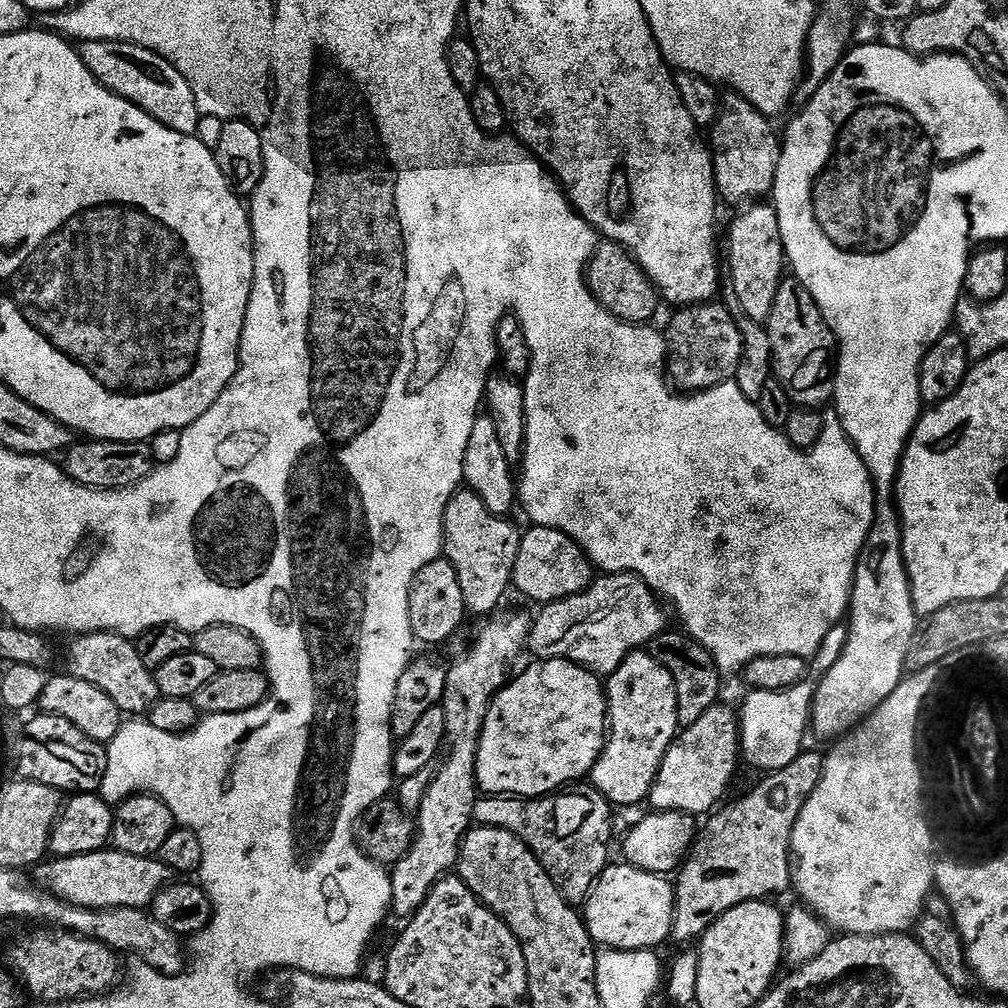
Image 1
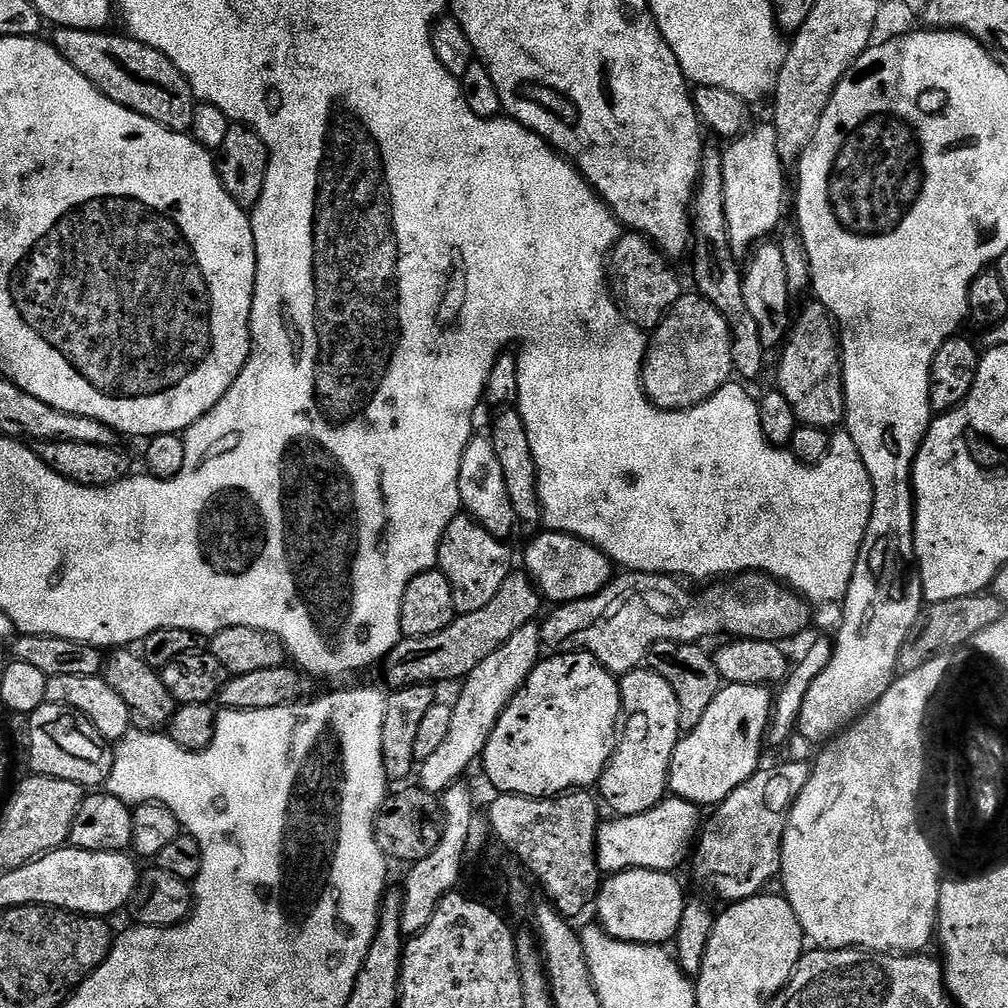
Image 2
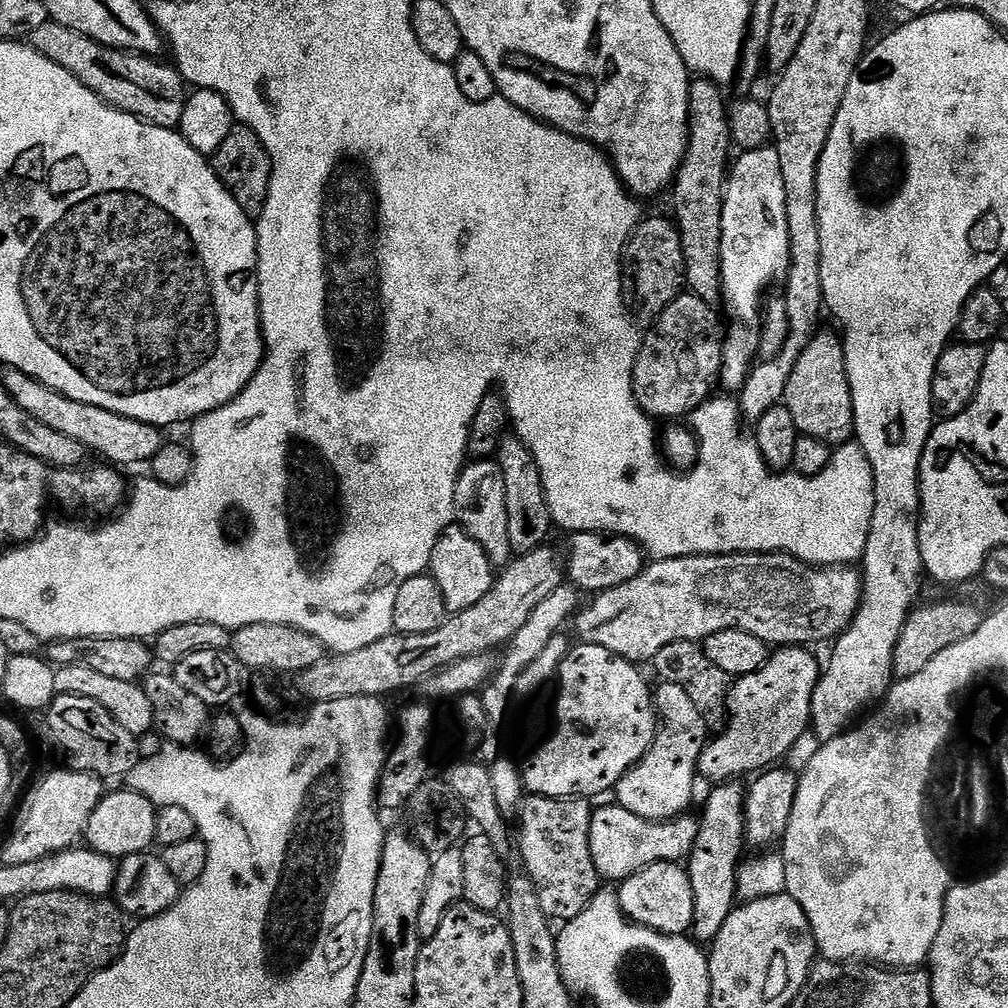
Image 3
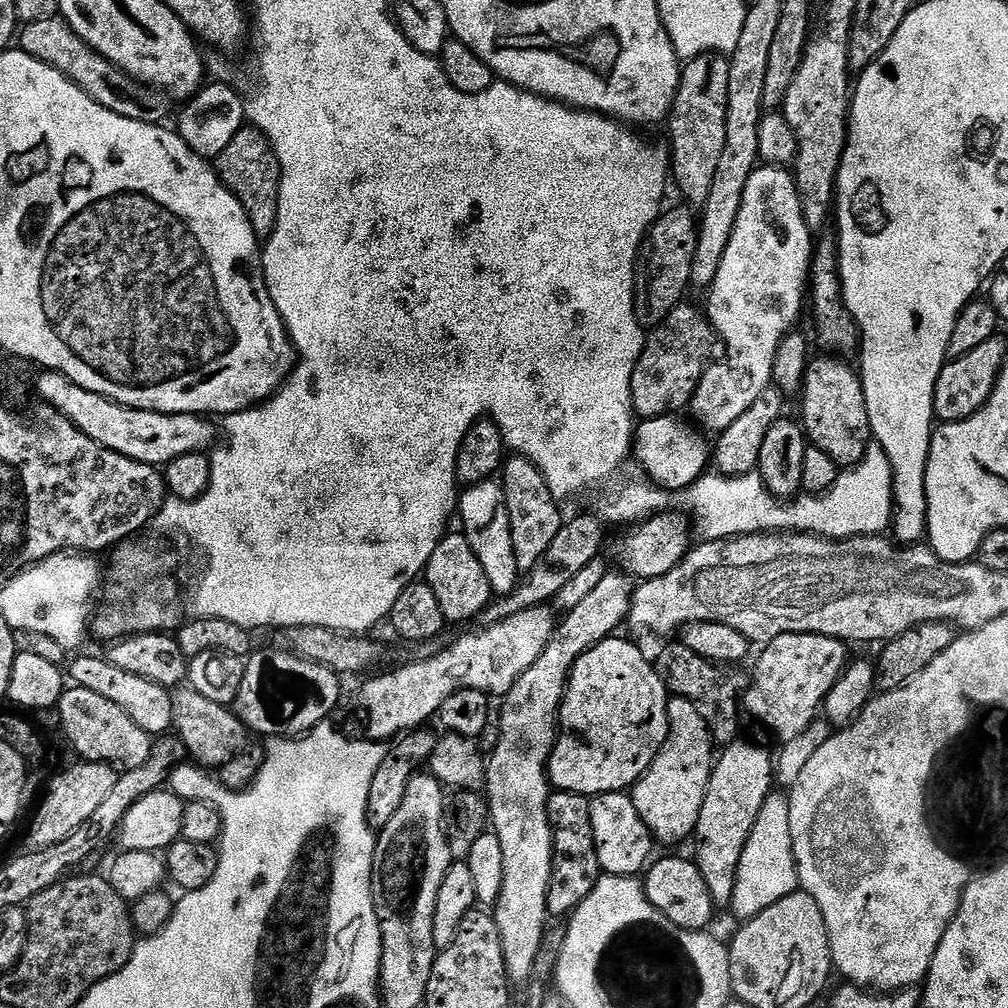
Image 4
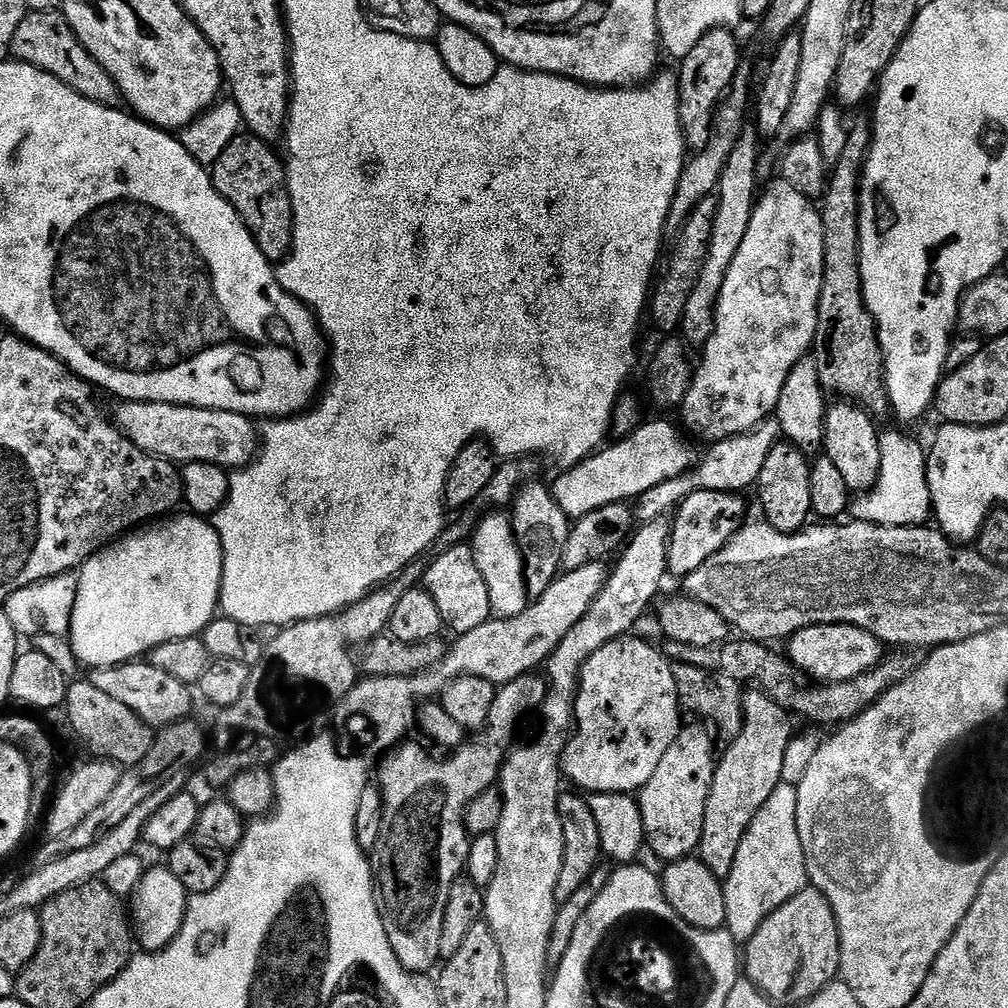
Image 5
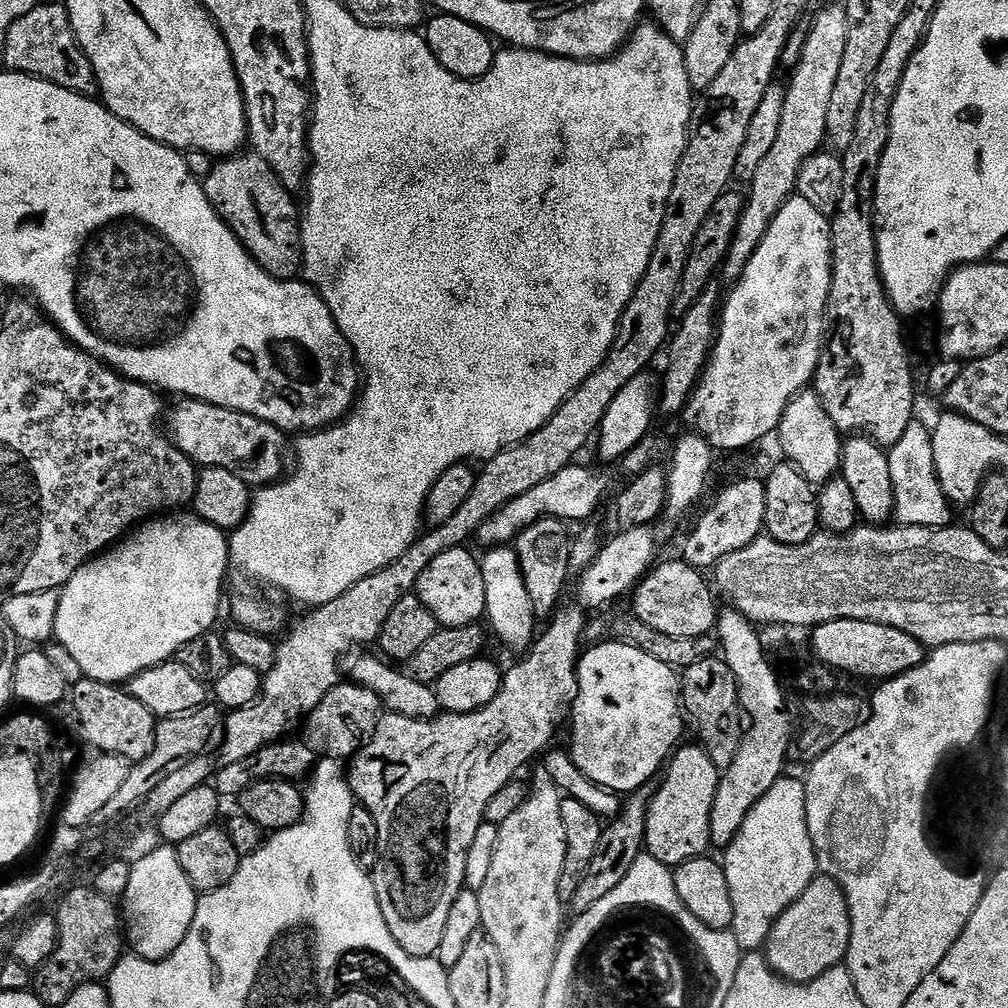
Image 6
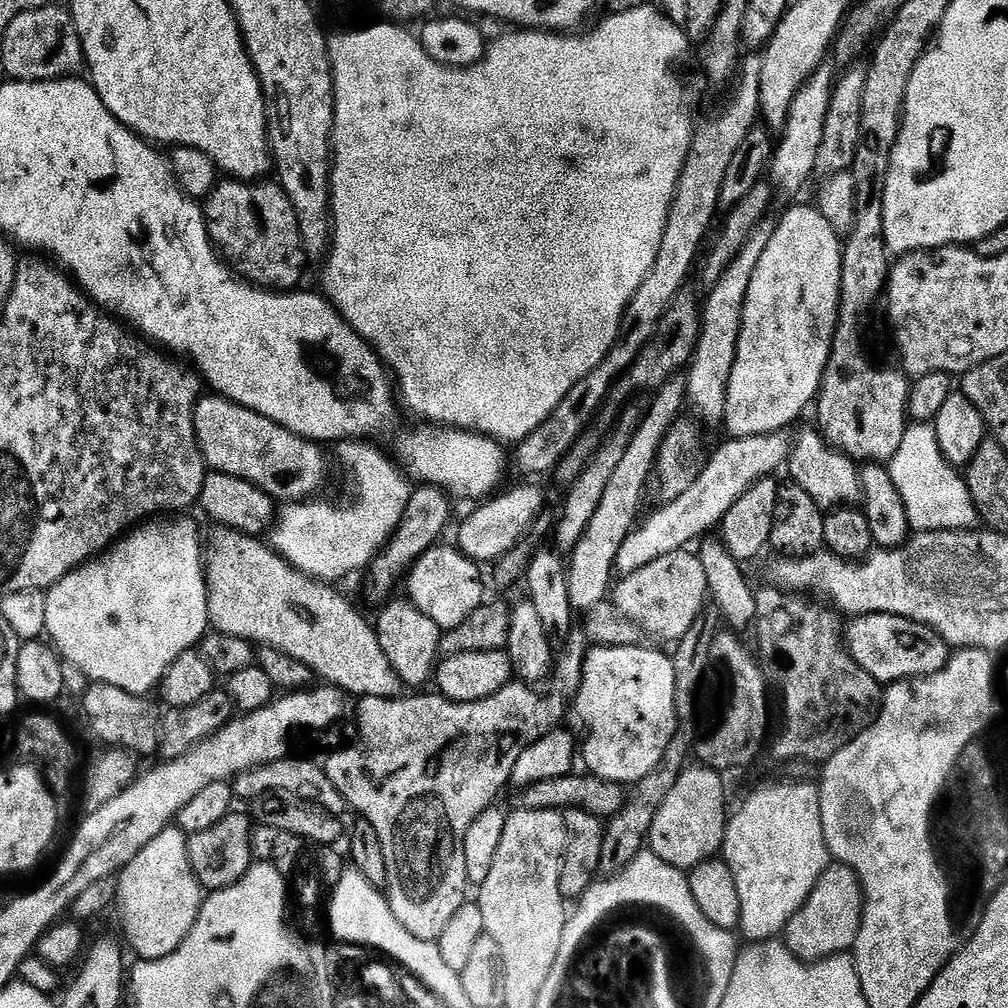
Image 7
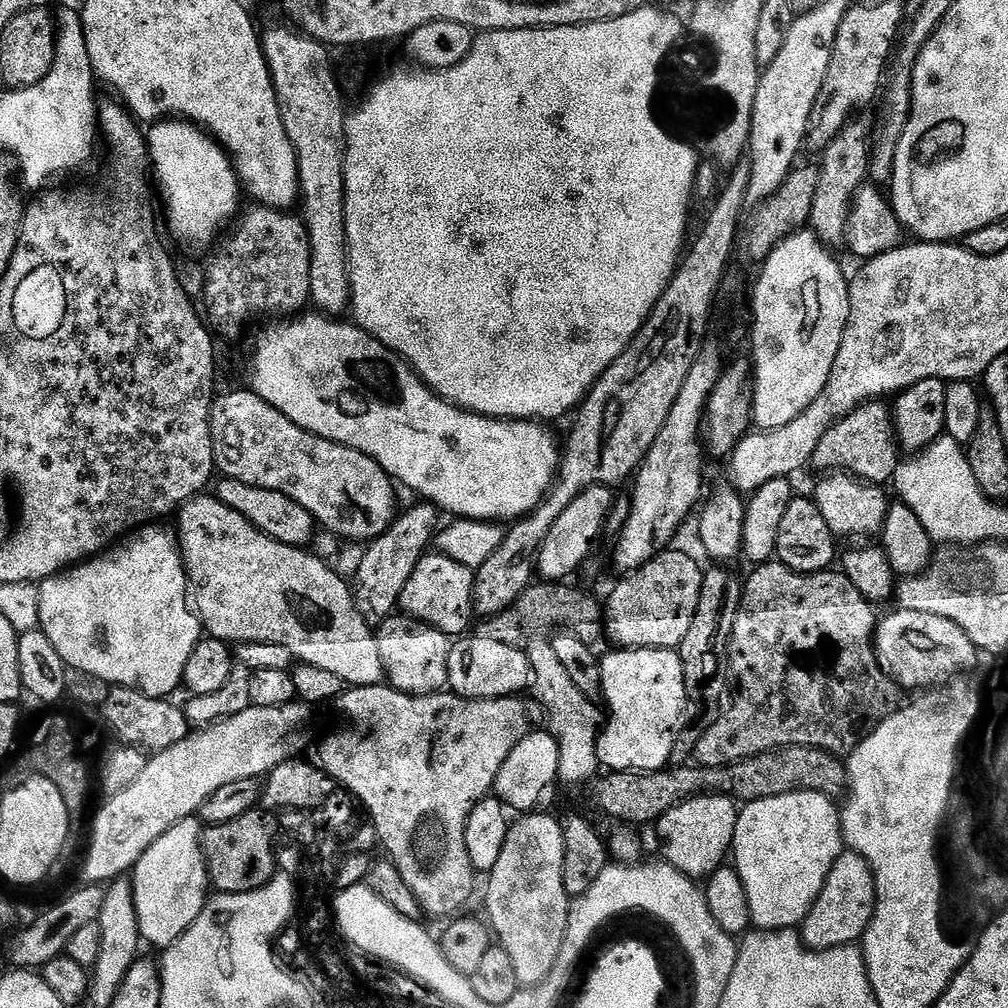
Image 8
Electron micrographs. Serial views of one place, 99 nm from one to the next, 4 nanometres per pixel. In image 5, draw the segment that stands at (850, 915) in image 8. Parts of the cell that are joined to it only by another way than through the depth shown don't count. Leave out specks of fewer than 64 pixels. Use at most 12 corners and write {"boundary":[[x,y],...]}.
{"boundary":[[816,888],[774,910],[742,948],[773,1005],[837,979],[838,922]]}

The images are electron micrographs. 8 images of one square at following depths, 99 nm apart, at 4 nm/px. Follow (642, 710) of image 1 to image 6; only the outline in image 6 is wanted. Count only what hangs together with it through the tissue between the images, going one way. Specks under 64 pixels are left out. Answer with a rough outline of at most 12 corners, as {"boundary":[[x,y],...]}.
{"boundary":[[702,746],[672,753],[646,818],[647,855],[709,851],[722,775]]}

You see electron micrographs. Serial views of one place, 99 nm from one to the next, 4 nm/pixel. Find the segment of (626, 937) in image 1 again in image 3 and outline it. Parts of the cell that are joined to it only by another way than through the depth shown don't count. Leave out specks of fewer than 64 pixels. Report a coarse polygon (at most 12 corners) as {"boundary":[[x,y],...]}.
{"boundary":[[658,861],[619,885],[634,924],[692,931],[694,886],[683,863]]}

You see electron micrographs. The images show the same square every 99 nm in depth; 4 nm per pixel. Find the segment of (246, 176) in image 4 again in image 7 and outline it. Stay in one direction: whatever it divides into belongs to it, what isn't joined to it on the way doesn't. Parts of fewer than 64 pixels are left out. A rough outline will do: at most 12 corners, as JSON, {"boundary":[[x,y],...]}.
{"boundary":[[221,179],[203,201],[237,276],[291,292],[310,267],[279,183]]}

